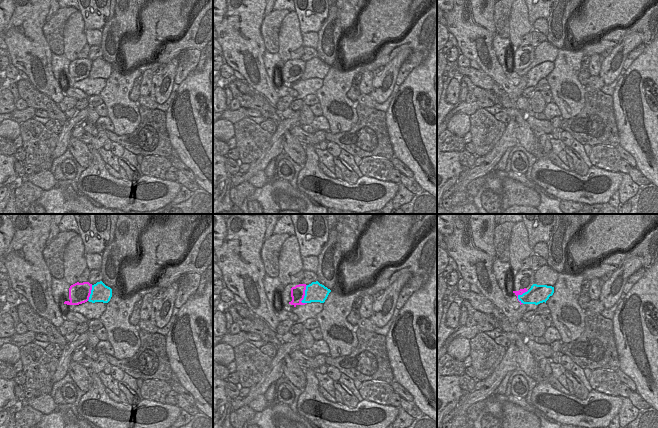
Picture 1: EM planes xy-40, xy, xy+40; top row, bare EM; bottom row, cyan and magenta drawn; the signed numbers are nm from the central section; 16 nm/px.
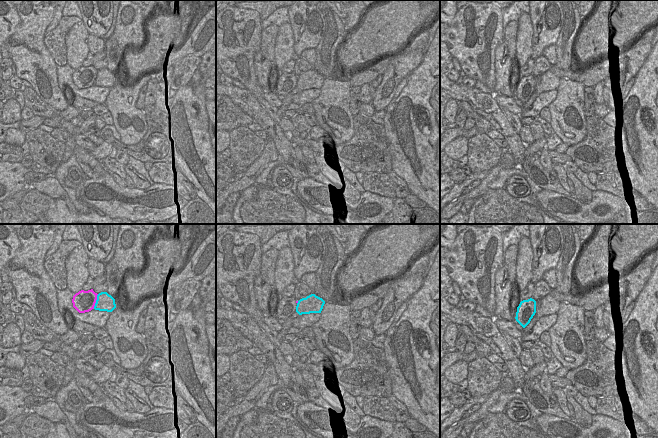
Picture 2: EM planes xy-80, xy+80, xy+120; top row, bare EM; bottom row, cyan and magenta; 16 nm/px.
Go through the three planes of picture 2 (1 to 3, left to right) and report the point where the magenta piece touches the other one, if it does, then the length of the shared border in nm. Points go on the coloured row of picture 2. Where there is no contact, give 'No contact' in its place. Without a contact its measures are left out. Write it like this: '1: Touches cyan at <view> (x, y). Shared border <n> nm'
1: Touches cyan at xy-80 (96, 301). Shared border 260 nm
2: Touches cyan at xy+80 (298, 302). Shared border 50 nm
3: No contact

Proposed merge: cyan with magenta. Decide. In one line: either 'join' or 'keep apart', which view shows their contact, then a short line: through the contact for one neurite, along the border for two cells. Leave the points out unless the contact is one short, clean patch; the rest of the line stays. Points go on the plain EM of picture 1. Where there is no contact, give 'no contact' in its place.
join; contact in xy

